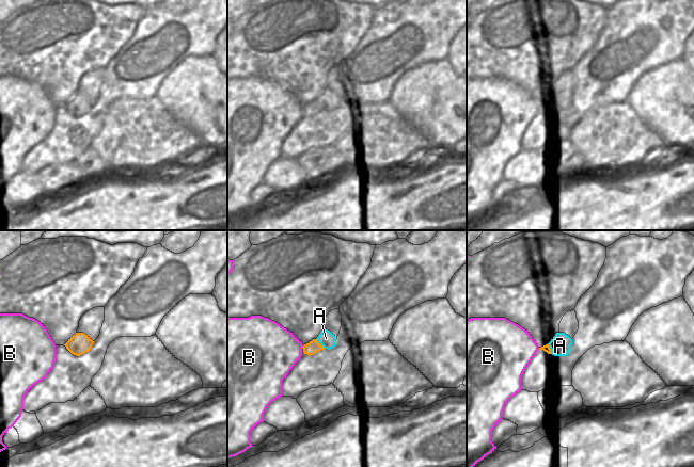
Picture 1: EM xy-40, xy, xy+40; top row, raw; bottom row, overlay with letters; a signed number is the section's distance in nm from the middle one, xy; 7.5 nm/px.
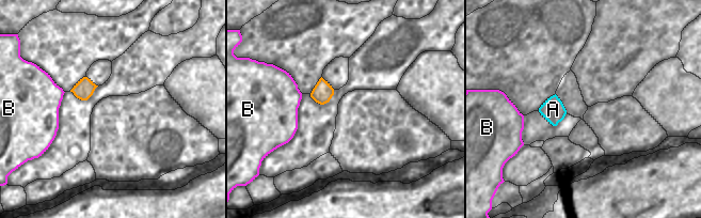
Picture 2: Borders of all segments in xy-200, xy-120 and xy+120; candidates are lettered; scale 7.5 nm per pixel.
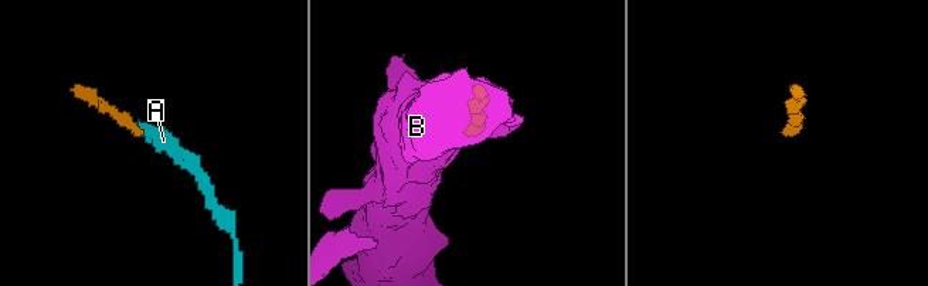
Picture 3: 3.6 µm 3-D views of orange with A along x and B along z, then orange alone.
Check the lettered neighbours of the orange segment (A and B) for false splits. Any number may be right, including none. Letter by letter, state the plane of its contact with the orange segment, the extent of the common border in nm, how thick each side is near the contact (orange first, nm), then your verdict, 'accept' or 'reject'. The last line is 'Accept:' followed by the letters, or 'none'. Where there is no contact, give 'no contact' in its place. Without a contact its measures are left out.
A: contact in xy; length 110 nm; calibres 100 and 120 nm; accept
B: contact in xy; length 30 nm; calibres 100 and 400 nm; reject
Accept: A

